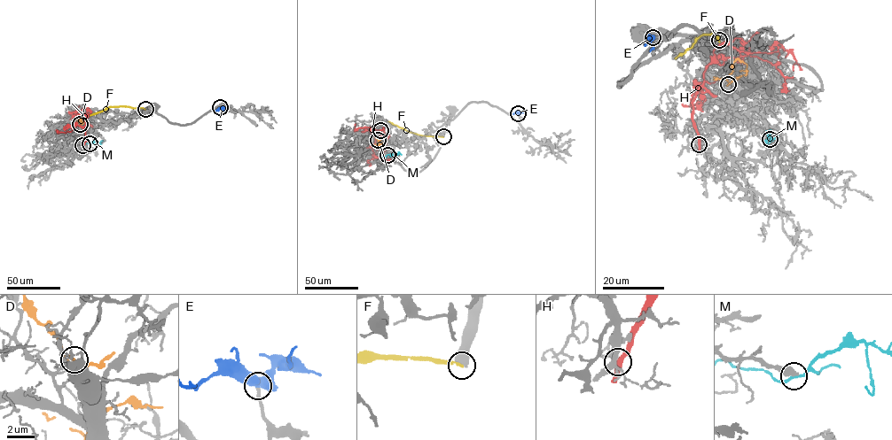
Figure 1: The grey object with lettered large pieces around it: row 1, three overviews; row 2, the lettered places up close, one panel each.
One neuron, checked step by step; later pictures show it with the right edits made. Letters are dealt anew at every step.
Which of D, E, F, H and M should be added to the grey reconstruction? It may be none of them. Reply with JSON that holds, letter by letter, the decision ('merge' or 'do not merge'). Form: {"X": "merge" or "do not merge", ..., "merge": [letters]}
{"D": "do not merge", "E": "merge", "F": "do not merge", "H": "do not merge", "M": "do not merge", "merge": ["E"]}

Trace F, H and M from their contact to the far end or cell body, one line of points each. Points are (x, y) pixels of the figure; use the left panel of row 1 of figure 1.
F: (144, 109), (110, 106), (89, 115)
H: (82, 145), (86, 118), (91, 111), (71, 111), (73, 117), (69, 119)
M: (89, 143), (103, 141)

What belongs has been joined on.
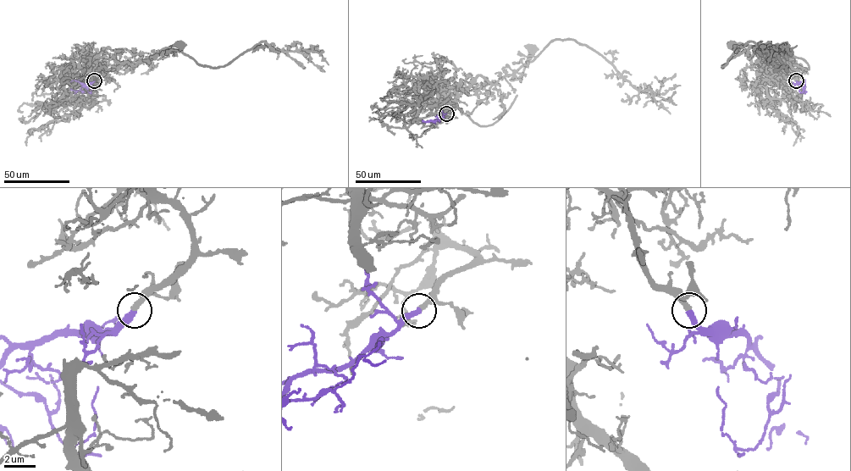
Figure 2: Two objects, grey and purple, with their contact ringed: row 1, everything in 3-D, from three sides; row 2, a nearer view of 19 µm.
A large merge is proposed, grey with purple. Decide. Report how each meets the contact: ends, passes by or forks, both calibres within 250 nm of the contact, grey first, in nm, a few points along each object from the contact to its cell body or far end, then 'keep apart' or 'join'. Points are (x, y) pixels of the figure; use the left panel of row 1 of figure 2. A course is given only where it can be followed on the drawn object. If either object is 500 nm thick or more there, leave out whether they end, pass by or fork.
grey ends | purple ends | 360/400 nm | grey via (94, 80), (98, 67), (118, 69), (125, 62), (135, 65), (166, 47), (183, 53), (180, 44) | purple via (94, 80), (83, 86), (89, 92), (91, 87) | join

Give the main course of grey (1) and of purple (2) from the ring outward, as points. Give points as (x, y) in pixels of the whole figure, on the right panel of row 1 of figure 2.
1: (796, 80), (785, 67), (760, 64), (767, 60), (756, 49), (740, 53), (732, 44)
2: (796, 80), (804, 86), (802, 92), (798, 87)

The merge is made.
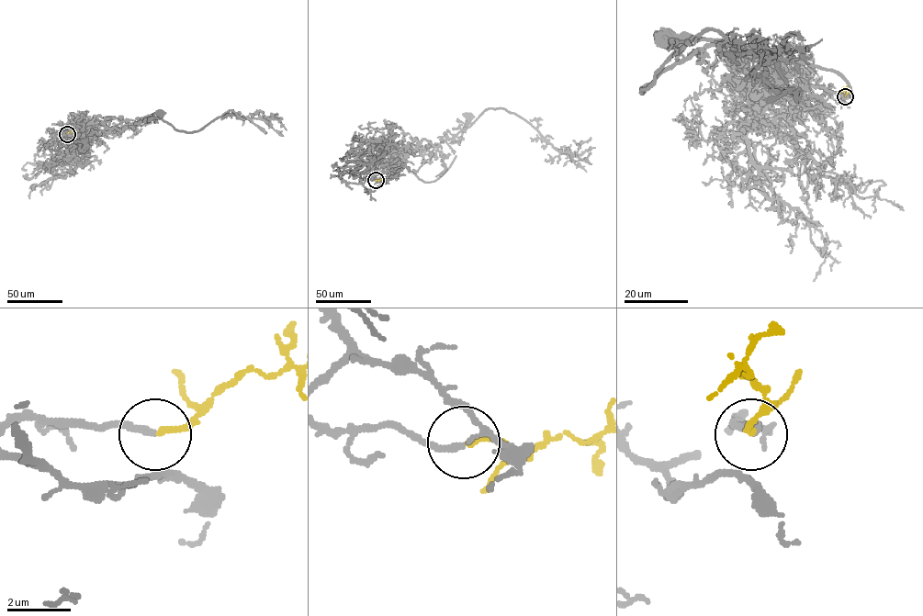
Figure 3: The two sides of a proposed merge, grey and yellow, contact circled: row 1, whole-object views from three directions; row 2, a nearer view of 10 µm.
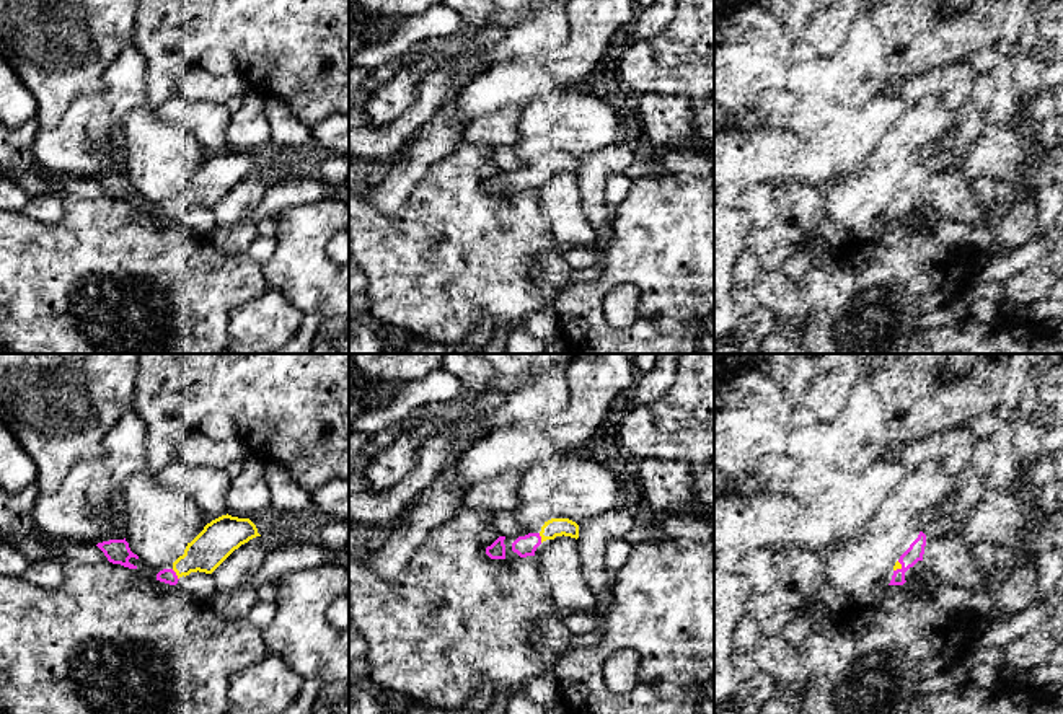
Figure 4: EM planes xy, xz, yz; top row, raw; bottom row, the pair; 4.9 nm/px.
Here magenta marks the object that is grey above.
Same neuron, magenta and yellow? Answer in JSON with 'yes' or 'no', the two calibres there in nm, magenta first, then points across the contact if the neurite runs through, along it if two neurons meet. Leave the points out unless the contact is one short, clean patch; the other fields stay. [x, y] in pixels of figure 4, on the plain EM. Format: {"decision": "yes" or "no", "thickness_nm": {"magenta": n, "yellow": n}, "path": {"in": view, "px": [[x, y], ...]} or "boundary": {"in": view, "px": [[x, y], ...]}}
{"decision": "yes", "thickness_nm": {"magenta": 80, "yellow": 180}}

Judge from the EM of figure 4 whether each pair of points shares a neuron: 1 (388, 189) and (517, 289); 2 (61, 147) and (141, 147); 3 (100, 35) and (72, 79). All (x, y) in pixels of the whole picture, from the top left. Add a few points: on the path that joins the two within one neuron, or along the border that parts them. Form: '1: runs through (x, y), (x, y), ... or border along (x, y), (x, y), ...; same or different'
1: border along (427, 171), (396, 212), (380, 212), (367, 199); different
2: border along (136, 110), (124, 119), (124, 171); different
3: runs through (90, 46), (72, 67); same

